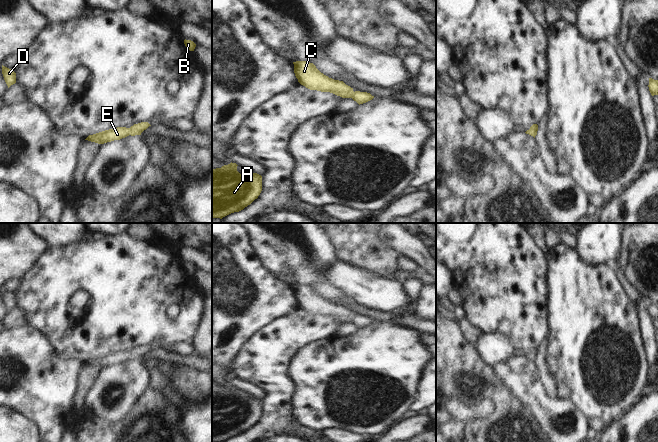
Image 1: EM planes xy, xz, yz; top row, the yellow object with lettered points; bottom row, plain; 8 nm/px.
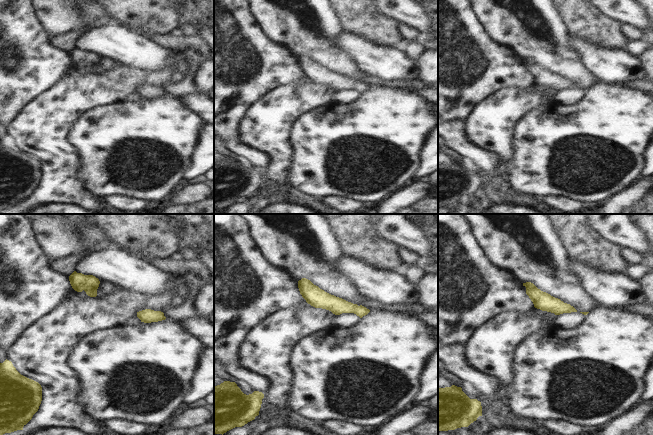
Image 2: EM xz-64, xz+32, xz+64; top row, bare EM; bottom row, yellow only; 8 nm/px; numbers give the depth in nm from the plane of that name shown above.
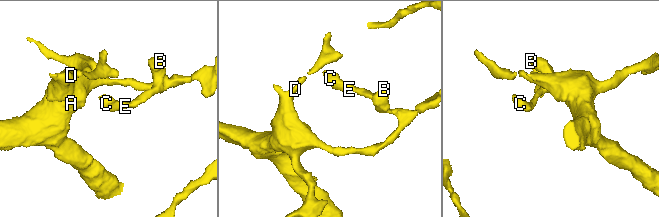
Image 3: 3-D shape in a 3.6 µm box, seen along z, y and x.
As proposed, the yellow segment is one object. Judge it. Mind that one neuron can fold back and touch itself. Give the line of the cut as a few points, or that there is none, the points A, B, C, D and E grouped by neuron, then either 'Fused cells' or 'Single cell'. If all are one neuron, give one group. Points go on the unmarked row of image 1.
No split. Groups: A B C D E. Single cell.

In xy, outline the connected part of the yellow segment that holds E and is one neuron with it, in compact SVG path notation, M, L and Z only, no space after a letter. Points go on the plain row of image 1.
M141 346L138 348L134 348L130 352L126 351L117 351L109 354L105 354L93 359L89 359L85 364L95 366L98 368L104 368L107 366L111 366L114 364L120 364L129 359L141 359L141 357L146 354L149 350L151 350L148 346Z

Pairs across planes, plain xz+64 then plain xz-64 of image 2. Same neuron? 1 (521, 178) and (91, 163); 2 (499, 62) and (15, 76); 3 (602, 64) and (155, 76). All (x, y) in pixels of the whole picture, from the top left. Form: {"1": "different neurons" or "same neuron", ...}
{"1": "same neuron", "2": "same neuron", "3": "different neurons"}

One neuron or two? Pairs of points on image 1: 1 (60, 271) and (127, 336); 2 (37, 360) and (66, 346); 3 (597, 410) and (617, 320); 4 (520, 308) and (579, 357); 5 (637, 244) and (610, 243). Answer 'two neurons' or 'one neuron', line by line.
1: one neuron
2: two neurons
3: one neuron
4: two neurons
5: two neurons

